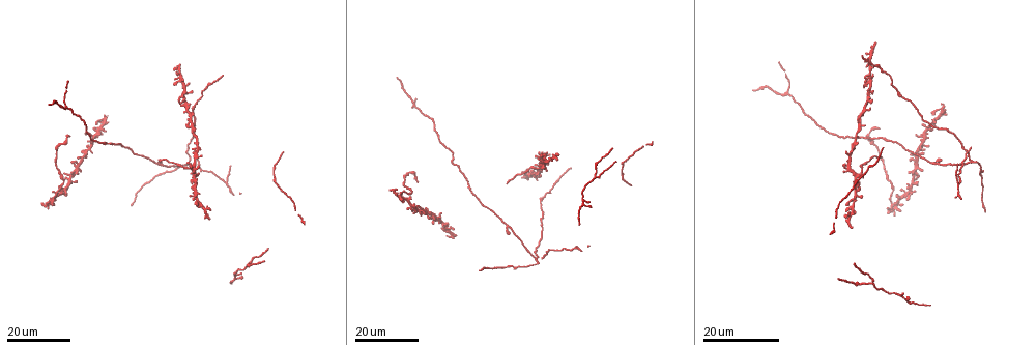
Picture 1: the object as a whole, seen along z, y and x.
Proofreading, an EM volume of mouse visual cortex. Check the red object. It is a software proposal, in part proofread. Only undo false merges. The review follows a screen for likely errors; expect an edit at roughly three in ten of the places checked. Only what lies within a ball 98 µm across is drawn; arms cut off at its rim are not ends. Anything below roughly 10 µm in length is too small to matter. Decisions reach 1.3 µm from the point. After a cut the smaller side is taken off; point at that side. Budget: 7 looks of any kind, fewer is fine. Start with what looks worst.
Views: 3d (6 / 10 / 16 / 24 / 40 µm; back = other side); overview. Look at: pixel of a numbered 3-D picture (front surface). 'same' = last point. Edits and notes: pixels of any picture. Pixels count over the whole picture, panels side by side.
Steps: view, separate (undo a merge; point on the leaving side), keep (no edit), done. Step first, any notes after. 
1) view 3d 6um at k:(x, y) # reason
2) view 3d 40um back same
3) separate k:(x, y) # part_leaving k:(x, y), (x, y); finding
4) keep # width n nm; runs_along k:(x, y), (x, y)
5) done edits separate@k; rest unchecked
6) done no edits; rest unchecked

view 3d 24um at 1:(894, 203) # calibre changes

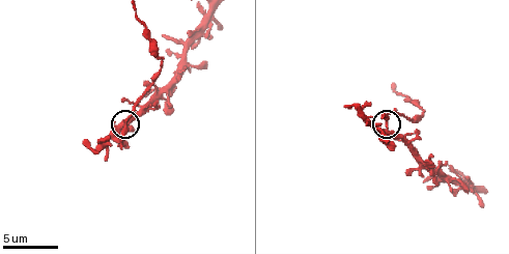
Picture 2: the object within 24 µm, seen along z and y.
view 3d 10um at 2:(387, 127)

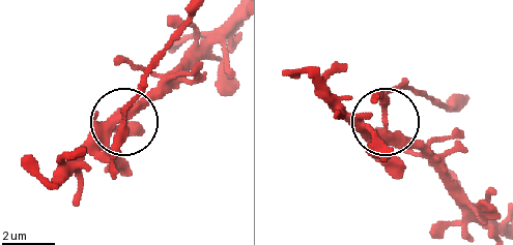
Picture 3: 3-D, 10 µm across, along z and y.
view 3d 10um back at 3:(120, 117)

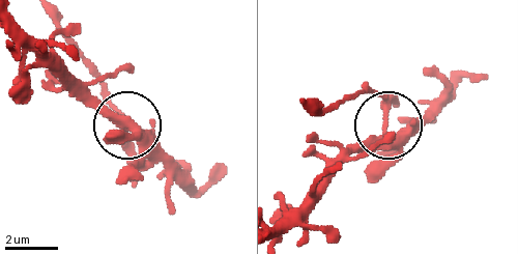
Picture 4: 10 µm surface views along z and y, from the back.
separate 4:(397, 105) # width 350 nm; a second neuron is stuck on

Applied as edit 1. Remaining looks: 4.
view 3d 24um at 1:(205, 208) # four arms meet

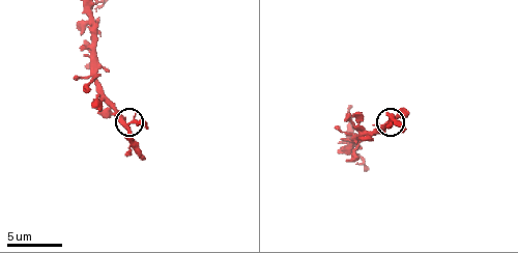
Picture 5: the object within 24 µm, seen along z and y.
view 3d 6um at 5:(130, 126)

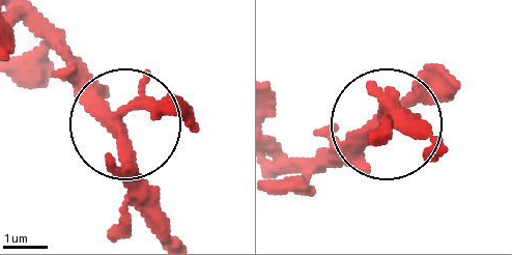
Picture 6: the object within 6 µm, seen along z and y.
keep # width 290 nm; all the same neuron

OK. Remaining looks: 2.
done edits separate@4; rest unchecked

